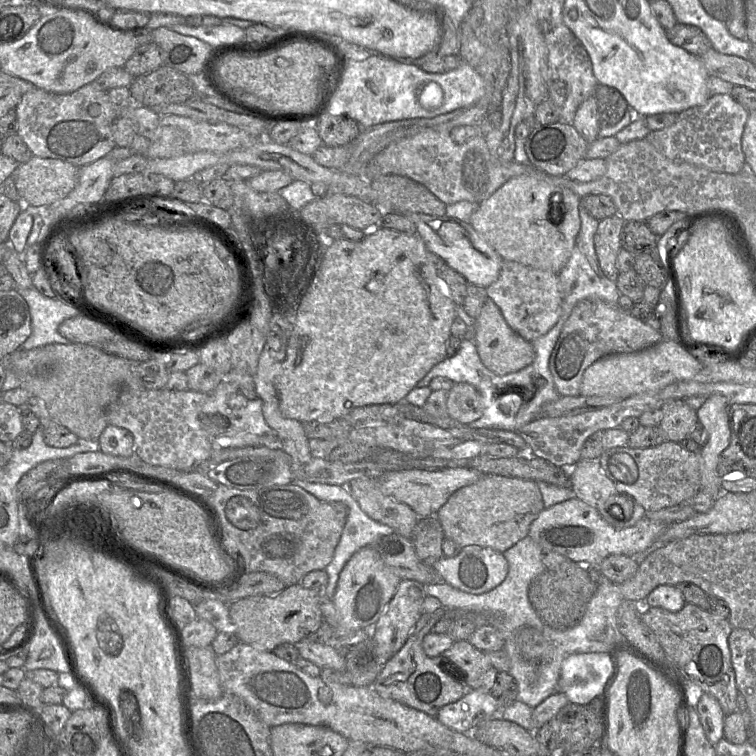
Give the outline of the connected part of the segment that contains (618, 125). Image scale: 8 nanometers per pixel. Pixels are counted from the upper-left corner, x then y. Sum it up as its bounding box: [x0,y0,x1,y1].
[594,85,637,138]

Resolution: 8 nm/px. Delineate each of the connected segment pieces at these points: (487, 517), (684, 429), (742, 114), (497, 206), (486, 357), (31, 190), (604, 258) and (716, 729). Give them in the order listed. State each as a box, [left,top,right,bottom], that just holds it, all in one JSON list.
[[435,474,543,553],[660,400,698,442],[645,94,749,174],[470,175,580,274],[474,298,534,375],[13,156,79,207],[594,213,625,280],[696,692,725,745]]

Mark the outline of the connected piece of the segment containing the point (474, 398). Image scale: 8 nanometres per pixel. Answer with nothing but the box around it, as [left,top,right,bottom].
[447,383,483,424]

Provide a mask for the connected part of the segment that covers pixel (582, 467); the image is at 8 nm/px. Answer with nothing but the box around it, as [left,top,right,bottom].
[569,459,647,529]

